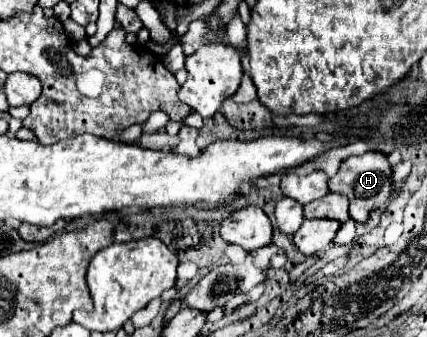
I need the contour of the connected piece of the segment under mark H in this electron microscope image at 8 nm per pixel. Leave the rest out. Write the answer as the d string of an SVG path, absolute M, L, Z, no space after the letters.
M366 152L362 156L346 158L340 164L336 176L330 178L328 188L330 188L330 192L338 192L338 194L348 196L348 200L350 200L350 216L356 222L366 222L368 214L374 210L374 206L380 204L380 202L386 202L394 192L392 166L388 162L388 156L384 152Z

